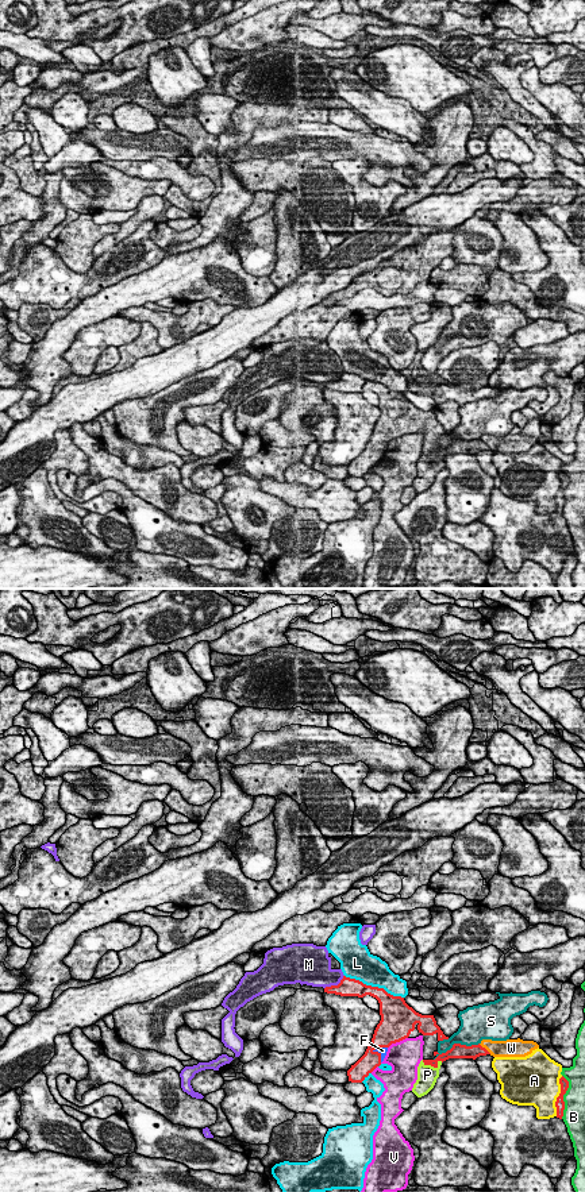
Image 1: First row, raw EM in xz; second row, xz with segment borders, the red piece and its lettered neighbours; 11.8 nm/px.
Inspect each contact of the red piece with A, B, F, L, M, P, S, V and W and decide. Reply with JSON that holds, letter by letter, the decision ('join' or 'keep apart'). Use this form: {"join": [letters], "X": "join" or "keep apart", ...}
{"join": ["F", "P"], "A": "keep apart", "B": "keep apart", "F": "join", "L": "keep apart", "M": "keep apart", "P": "join", "S": "keep apart", "V": "keep apart", "W": "keep apart"}

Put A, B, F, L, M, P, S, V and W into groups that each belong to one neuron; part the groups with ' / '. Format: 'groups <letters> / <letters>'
groups A / B / F P / L / M / S / V / W

